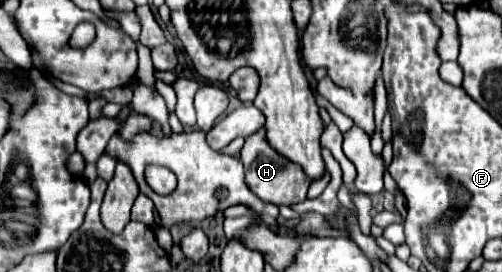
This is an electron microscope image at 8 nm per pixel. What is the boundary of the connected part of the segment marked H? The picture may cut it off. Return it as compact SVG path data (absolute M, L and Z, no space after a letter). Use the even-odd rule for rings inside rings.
M261 127L257 133L245 139L245 145L241 149L241 161L245 165L245 183L259 199L267 203L275 203L275 205L295 205L305 201L311 181L307 179L303 167L285 159L267 143L265 127Z

